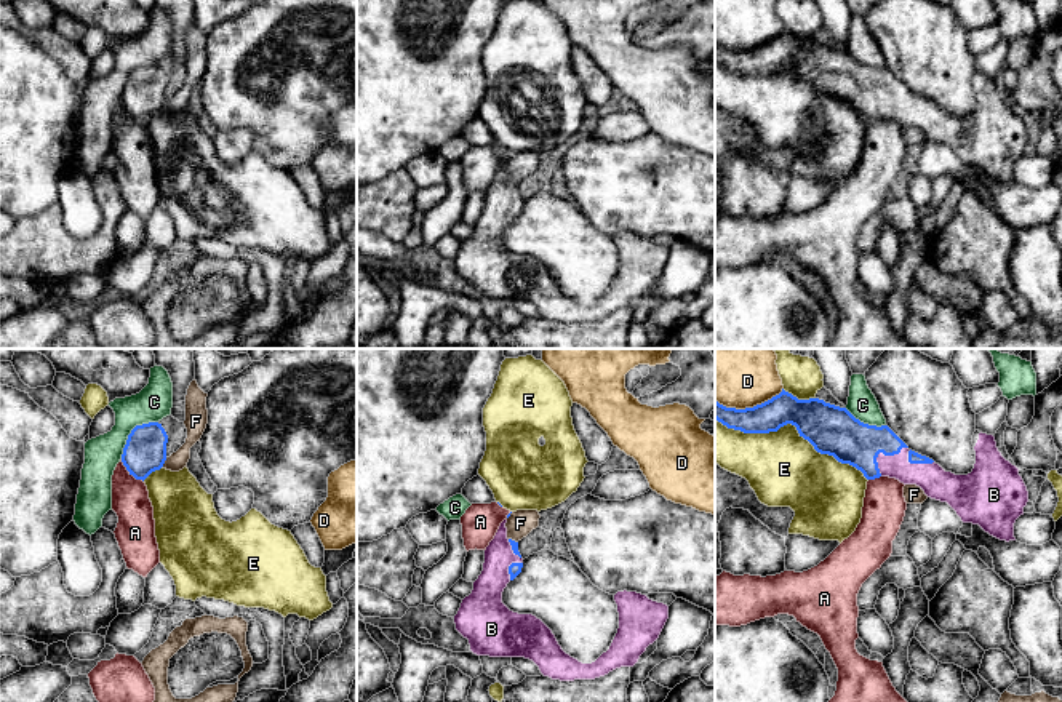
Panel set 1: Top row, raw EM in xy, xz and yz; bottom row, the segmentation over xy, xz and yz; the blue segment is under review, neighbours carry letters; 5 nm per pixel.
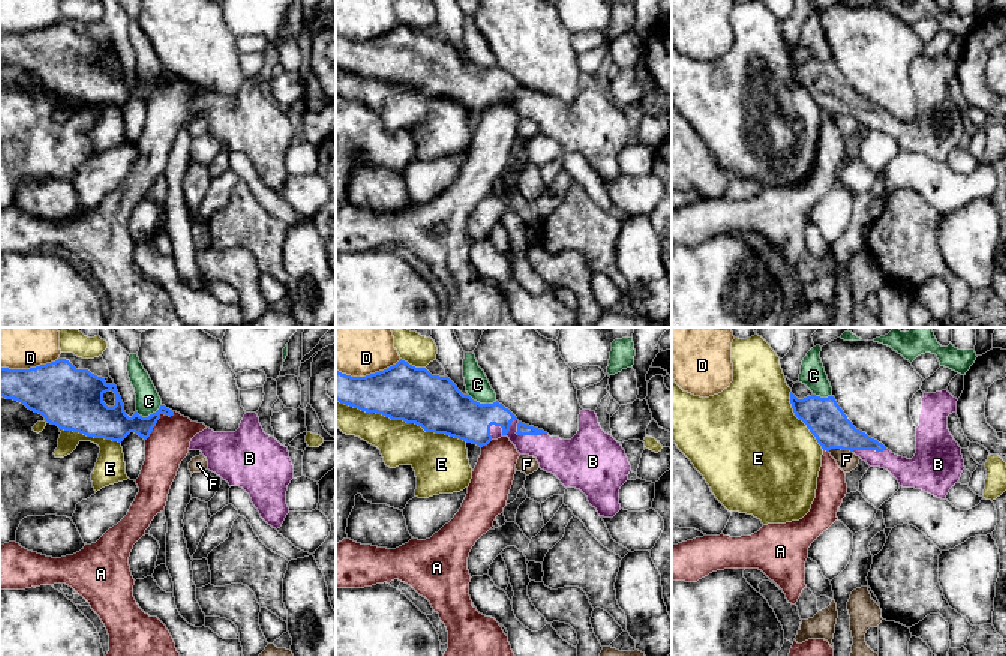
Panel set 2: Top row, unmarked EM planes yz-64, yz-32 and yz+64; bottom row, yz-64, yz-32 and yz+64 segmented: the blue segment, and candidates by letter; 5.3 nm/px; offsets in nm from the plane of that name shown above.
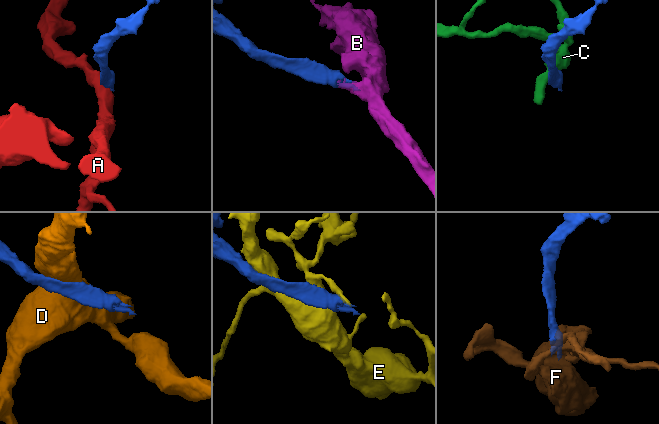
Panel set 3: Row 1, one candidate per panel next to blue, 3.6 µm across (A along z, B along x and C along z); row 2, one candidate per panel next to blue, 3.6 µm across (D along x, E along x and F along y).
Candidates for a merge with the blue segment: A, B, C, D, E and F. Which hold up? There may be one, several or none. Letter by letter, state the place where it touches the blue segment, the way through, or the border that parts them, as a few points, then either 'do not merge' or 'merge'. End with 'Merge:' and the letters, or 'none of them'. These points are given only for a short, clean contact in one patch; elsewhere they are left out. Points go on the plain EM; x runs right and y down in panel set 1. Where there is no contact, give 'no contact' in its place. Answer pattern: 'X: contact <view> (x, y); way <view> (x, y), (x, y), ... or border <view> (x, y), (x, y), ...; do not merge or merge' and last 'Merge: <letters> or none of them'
A: contact xy (130, 114); border xy (120, 101), (143, 123); do not merge
B: contact yz (909, 93); way yz (861, 85), (867, 90), (909, 93), (909, 103), (939, 127); merge
C: contact xy (131, 74); border xy (157, 63), (138, 66), (128, 77), (120, 99); do not merge
D: contact yz (749, 50); do not merge
E: contact yz (794, 66); do not merge
F: contact xy (163, 104); border xy (167, 99), (162, 107); do not merge
Merge: B

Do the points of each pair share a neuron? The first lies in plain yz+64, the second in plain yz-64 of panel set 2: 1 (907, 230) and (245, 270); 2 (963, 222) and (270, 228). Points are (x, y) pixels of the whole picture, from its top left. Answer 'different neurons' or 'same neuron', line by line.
1: different neurons
2: different neurons

